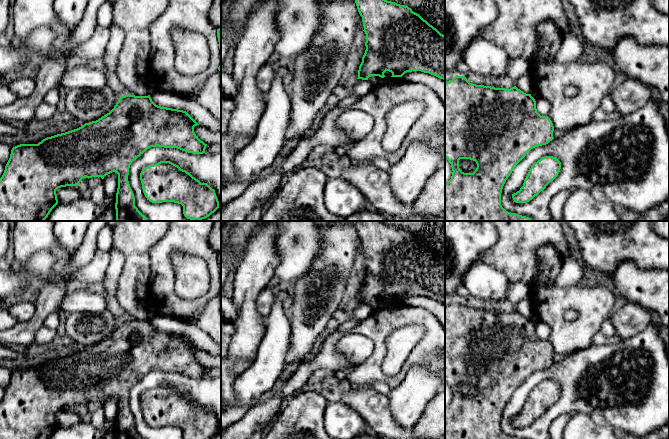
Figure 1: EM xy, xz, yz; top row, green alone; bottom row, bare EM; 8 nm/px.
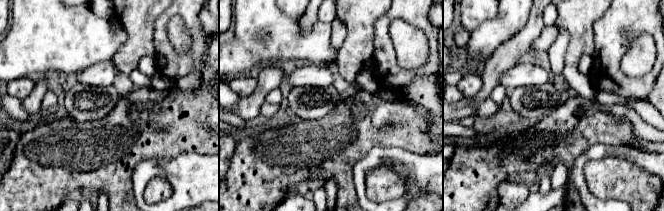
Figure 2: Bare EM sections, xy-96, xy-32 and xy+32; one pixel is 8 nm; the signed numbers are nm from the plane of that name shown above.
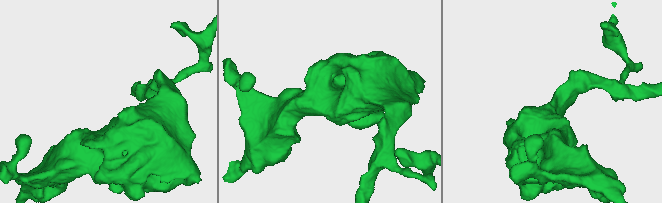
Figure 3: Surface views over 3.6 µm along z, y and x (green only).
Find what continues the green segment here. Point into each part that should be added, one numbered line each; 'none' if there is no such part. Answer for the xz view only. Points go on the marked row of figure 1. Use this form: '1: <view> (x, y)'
none

